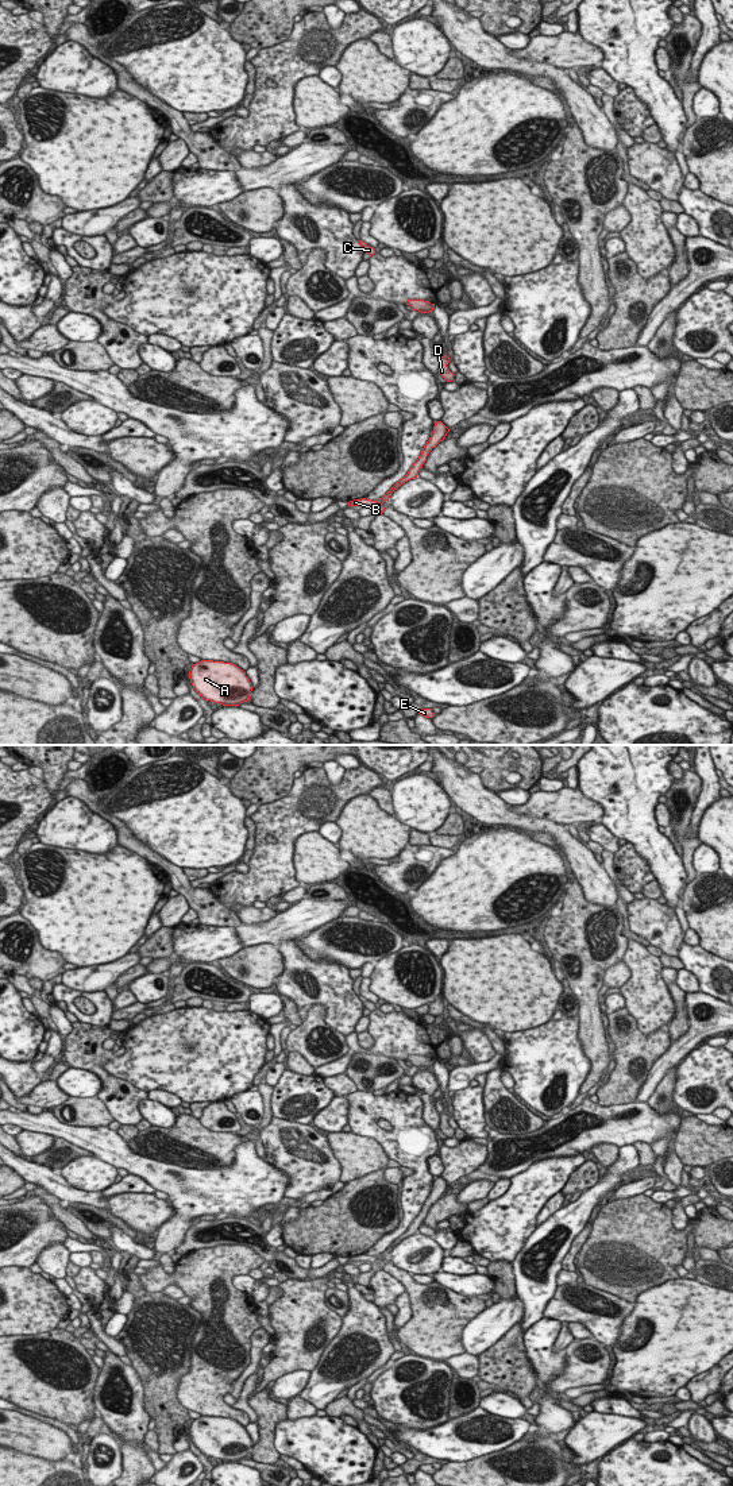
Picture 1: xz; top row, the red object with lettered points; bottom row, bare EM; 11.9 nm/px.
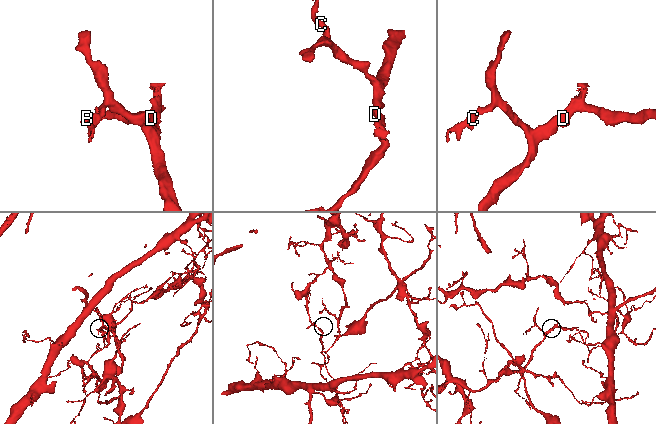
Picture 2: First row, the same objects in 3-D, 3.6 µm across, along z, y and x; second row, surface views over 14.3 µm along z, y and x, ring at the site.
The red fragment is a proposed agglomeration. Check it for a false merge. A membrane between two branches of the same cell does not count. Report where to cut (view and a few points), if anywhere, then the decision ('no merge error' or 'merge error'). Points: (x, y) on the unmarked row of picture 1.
cut in xz along (375, 1258), (378, 1265); merge error

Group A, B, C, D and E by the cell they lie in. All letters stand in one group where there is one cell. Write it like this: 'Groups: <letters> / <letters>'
Groups: A B E / C D

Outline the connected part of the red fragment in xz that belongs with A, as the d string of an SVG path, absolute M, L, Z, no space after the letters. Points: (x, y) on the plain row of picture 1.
M201 1416L192 1421L189 1435L202 1455L223 1462L239 1462L250 1456L251 1437L232 1419Z

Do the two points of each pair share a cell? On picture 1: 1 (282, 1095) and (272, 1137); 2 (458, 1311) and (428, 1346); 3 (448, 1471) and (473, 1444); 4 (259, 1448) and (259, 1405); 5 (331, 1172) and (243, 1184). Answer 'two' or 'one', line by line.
1: two
2: one
3: two
4: one
5: two

